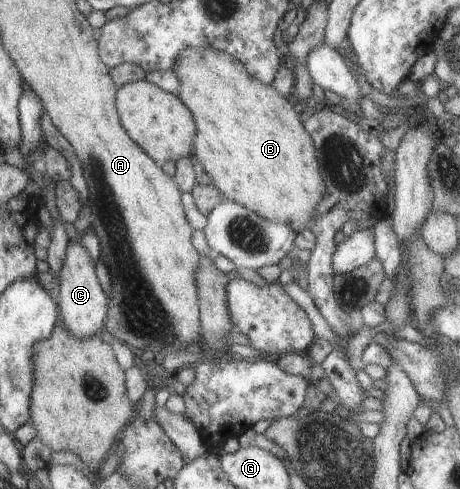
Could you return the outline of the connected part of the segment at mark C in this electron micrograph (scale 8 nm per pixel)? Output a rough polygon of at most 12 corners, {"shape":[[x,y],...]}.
{"shape":[[81,240],[59,276],[62,326],[79,340],[105,326],[109,298]]}

